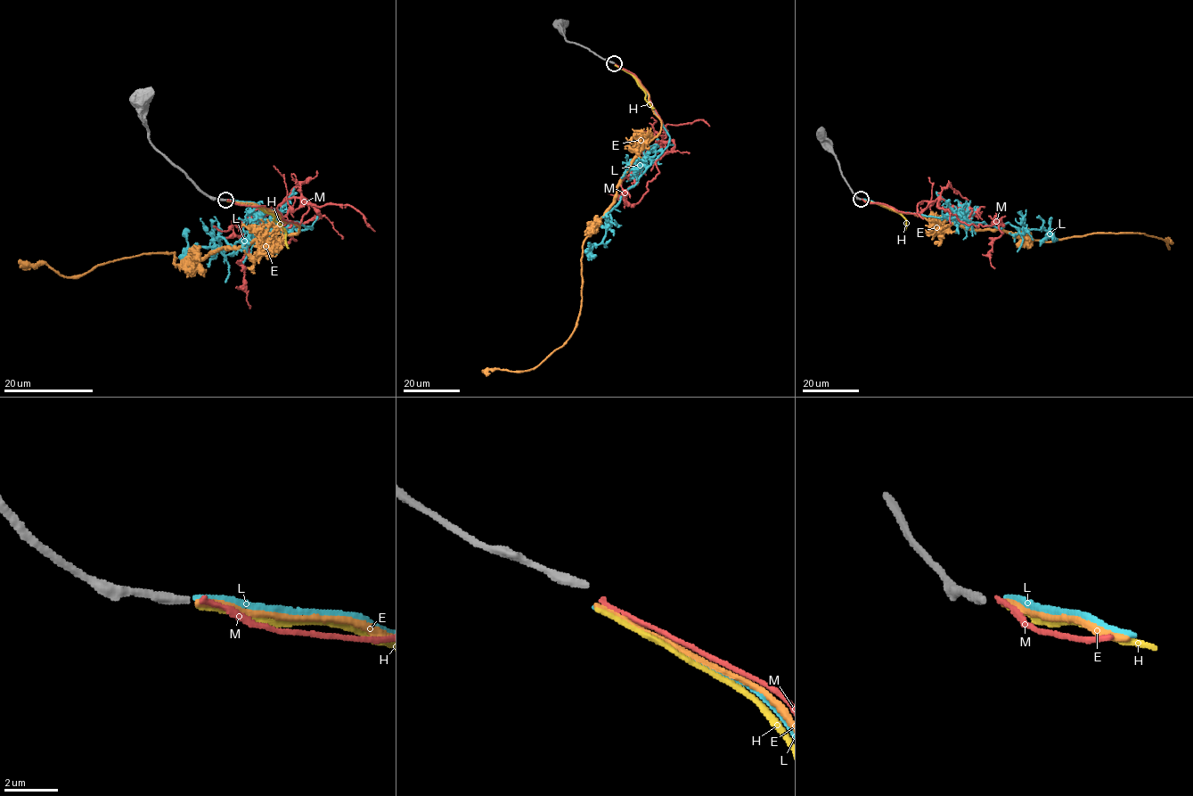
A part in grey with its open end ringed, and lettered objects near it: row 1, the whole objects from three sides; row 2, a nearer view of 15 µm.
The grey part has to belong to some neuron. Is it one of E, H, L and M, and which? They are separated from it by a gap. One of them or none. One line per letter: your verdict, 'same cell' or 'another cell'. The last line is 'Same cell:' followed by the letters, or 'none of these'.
E: same cell
H: another cell
L: another cell
M: another cell
Same cell: E

